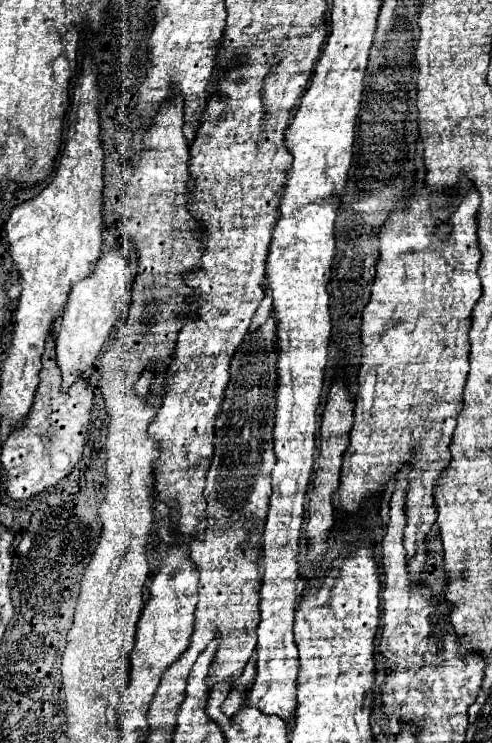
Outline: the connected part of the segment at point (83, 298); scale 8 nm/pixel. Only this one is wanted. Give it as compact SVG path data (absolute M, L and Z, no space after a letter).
M116 247L108 253L102 253L100 261L94 267L94 273L72 287L56 337L56 363L62 373L62 391L68 391L76 379L86 379L94 371L94 363L98 361L104 343L110 339L116 323L130 307L132 279L134 275L130 271L130 265L124 259L122 249Z

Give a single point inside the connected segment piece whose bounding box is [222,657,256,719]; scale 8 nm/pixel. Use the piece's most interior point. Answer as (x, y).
(242, 685)

